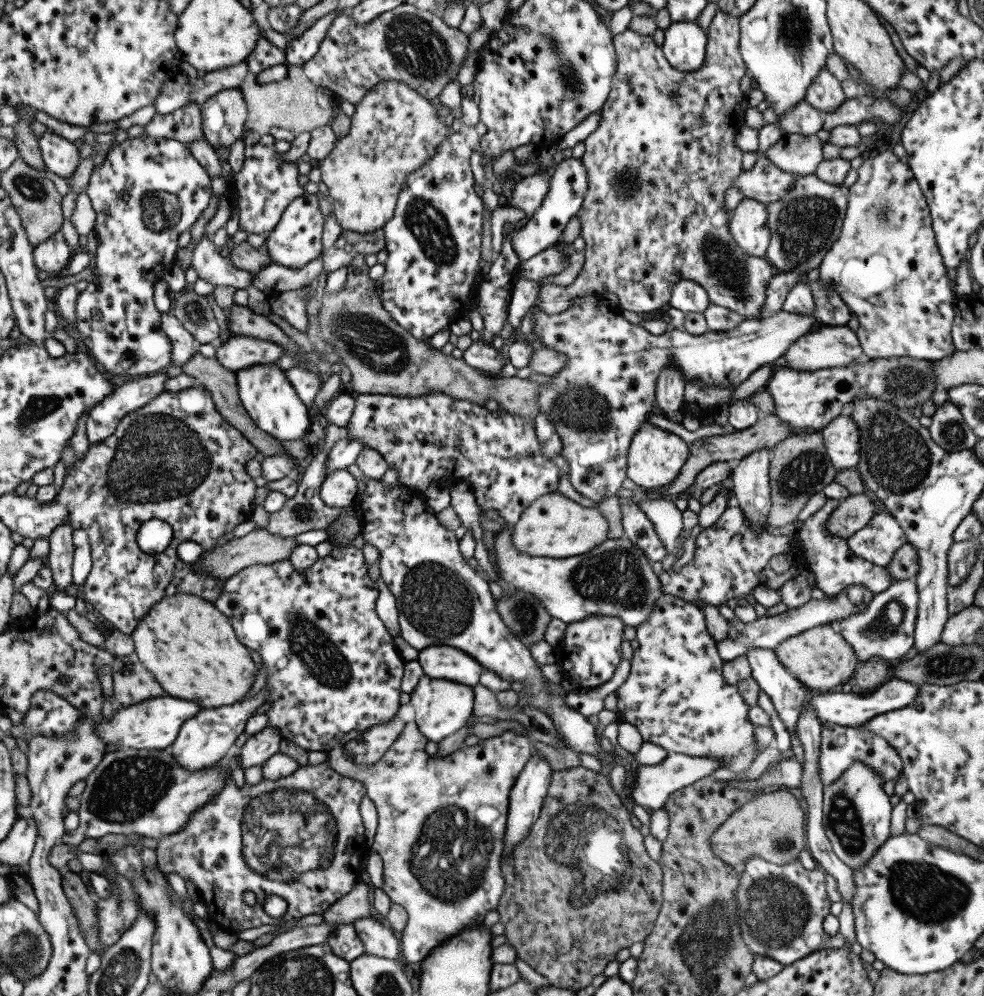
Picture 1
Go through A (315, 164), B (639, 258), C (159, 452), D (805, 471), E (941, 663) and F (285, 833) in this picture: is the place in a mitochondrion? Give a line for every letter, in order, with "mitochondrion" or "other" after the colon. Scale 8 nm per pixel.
A: other
B: other
C: mitochondrion
D: mitochondrion
E: mitochondrion
F: mitochondrion

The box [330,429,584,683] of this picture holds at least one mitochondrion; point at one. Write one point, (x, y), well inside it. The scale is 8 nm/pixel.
(439, 604)

